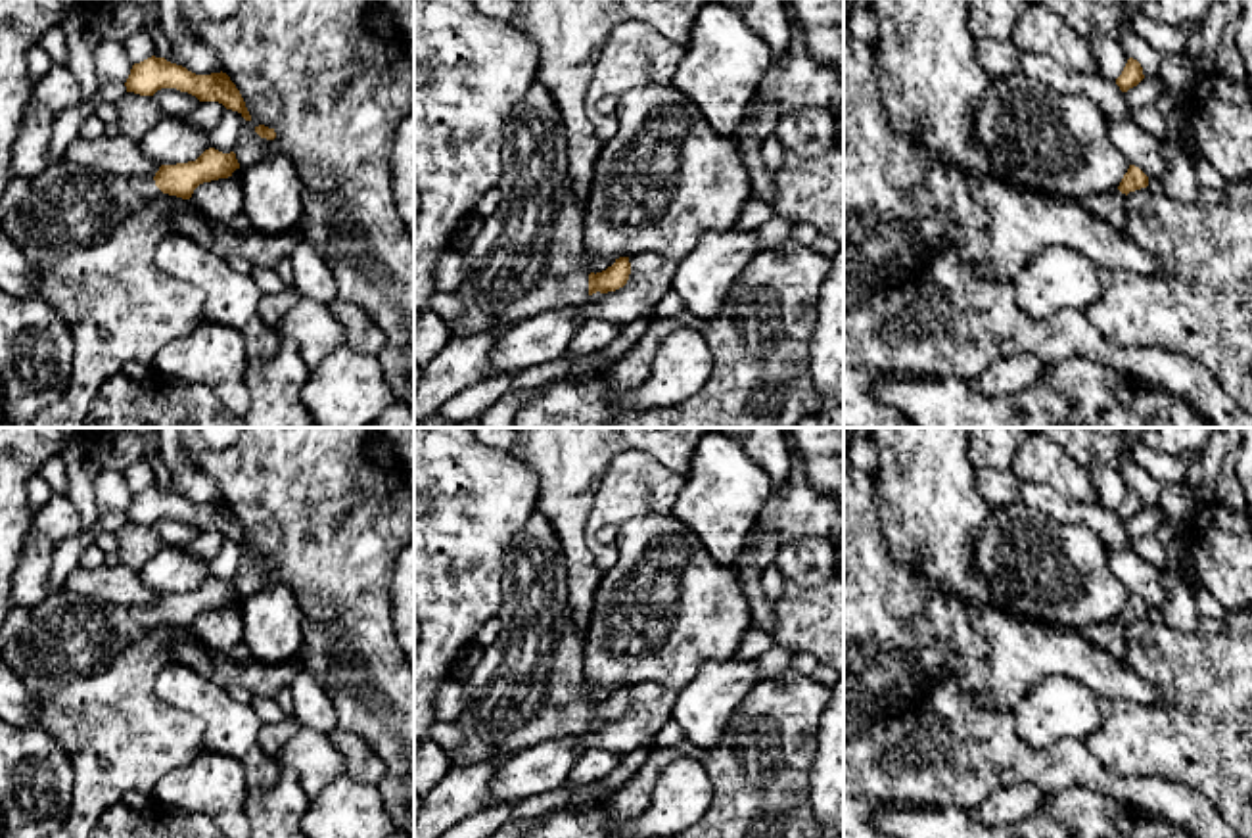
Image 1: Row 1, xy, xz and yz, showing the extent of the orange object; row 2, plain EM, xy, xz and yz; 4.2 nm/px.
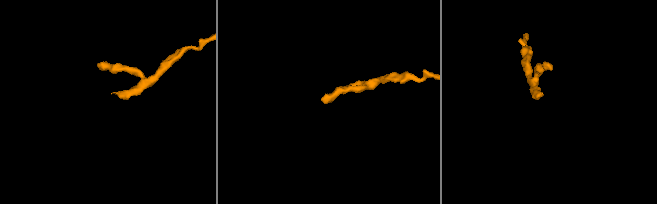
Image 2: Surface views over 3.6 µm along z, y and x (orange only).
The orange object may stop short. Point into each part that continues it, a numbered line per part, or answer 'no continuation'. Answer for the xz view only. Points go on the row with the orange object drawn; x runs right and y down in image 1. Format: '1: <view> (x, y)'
1: xz (526, 259)

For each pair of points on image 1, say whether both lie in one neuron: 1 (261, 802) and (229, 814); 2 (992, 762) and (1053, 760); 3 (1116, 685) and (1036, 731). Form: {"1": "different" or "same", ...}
{"1": "different", "2": "same", "3": "different"}

